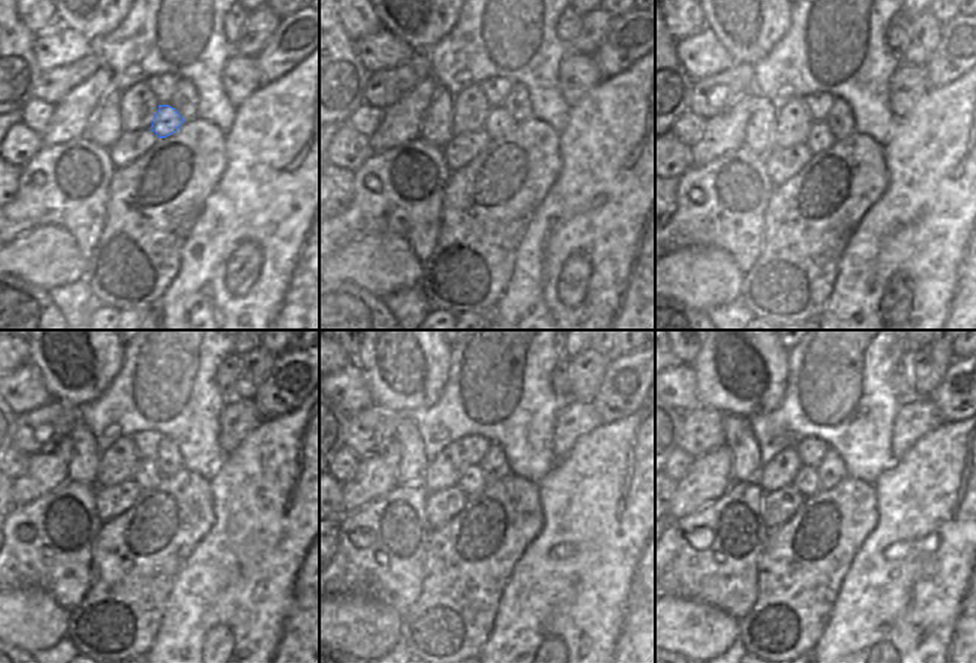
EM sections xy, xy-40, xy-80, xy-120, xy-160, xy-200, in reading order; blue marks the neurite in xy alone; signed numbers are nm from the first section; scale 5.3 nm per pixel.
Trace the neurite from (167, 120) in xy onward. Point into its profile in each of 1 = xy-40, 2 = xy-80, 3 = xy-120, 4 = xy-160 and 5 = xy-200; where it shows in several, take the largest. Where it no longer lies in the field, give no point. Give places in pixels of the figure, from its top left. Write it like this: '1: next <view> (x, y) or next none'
1: next xy-40 (499, 122)
2: next xy-80 (819, 138)
3: next xy-120 (146, 474)
4: next xy-160 (471, 482)
5: next xy-200 (807, 480)

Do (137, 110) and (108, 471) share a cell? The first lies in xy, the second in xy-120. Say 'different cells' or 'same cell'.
same cell

